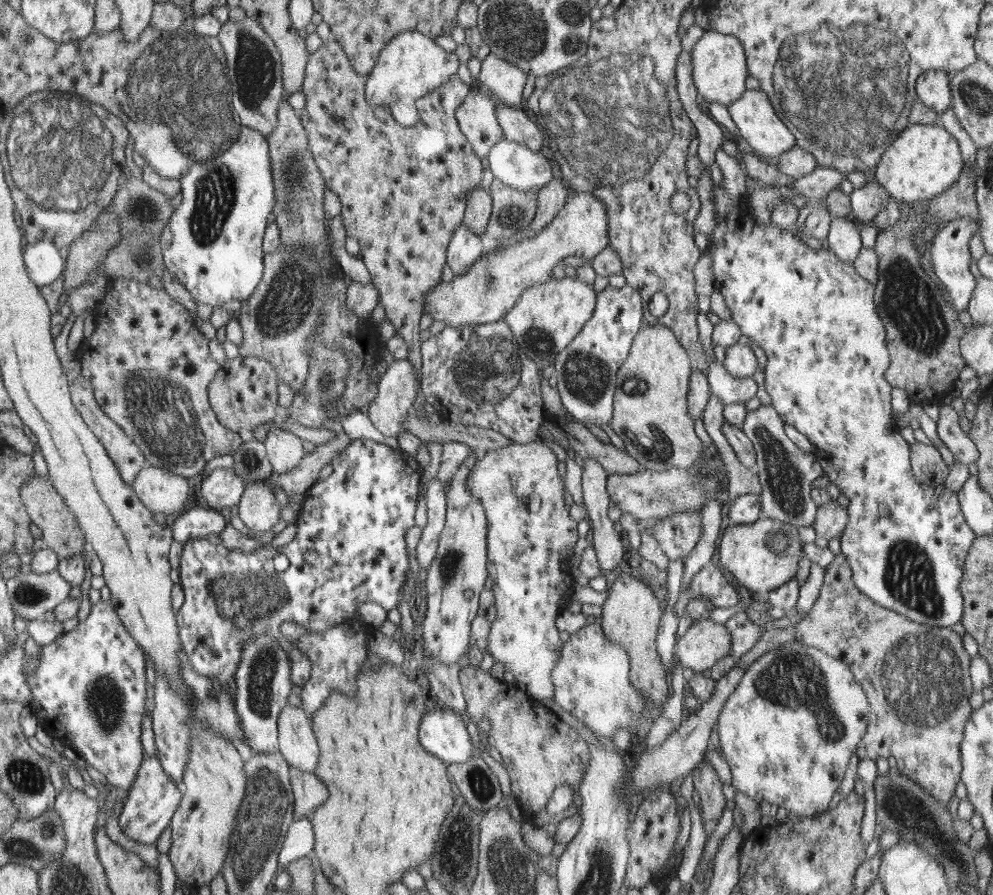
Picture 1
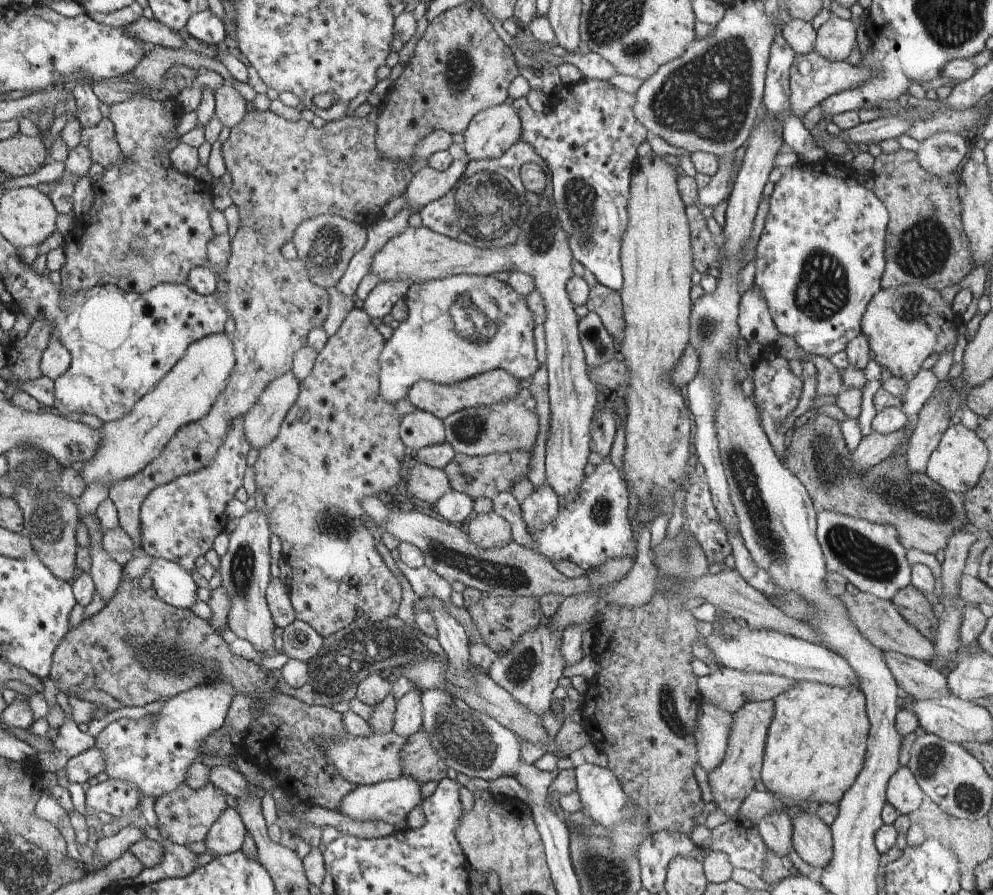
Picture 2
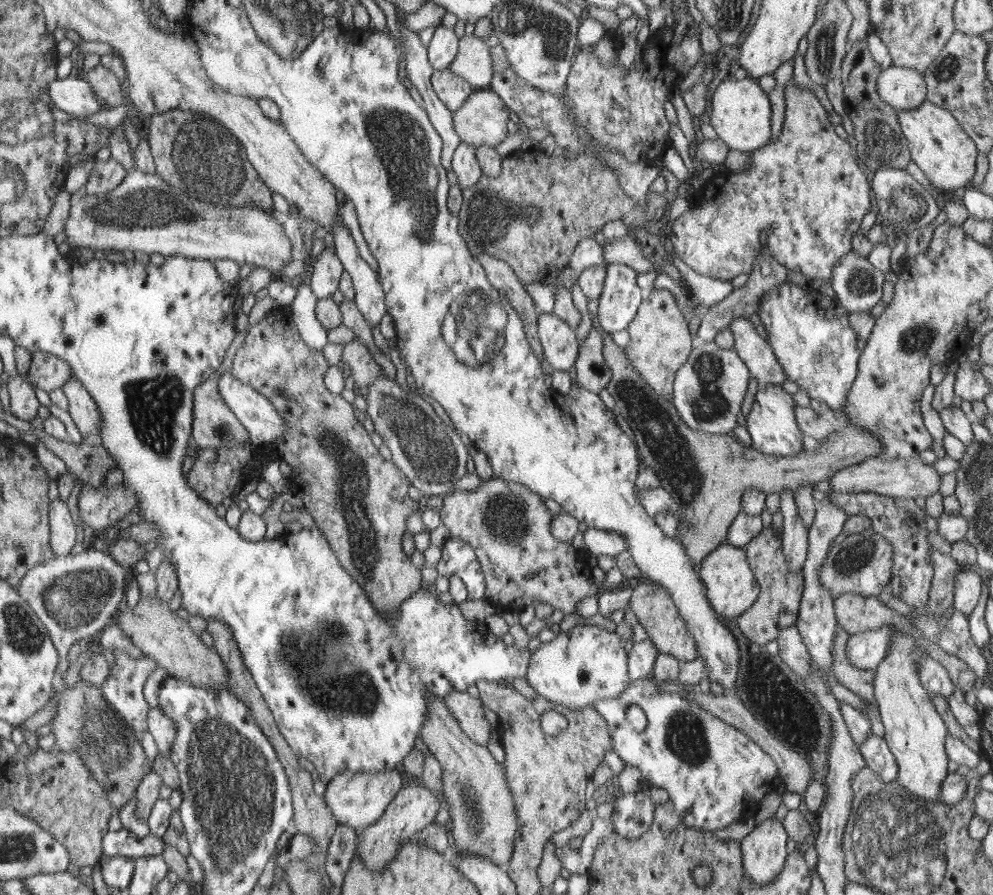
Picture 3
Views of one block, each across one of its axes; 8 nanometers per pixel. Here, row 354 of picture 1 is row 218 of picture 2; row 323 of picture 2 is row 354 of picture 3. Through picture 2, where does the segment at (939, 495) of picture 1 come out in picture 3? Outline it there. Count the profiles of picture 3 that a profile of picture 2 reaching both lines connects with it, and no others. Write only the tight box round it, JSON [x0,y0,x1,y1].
[758,280,867,414]

